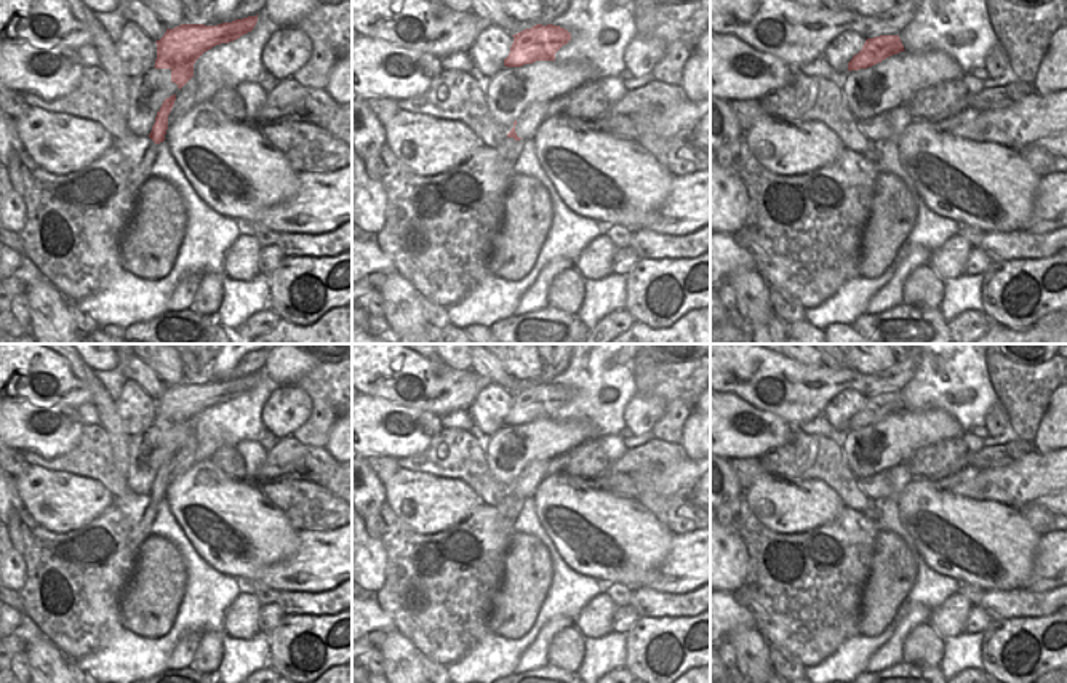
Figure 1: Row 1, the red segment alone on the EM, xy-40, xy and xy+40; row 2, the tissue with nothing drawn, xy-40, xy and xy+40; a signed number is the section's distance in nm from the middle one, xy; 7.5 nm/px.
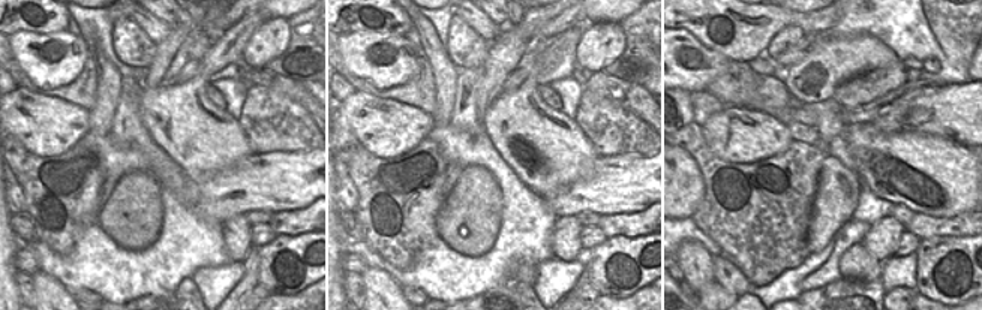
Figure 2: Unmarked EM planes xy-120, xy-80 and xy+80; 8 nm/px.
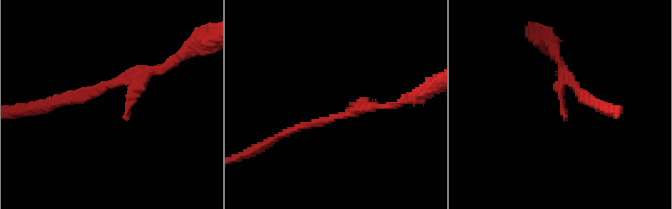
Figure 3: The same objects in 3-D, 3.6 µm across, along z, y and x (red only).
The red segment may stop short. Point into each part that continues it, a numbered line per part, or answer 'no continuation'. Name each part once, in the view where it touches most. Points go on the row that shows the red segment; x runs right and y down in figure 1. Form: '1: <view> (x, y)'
no continuation

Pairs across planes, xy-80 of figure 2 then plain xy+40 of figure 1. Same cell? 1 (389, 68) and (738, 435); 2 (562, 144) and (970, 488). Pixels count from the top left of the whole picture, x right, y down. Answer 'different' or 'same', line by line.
1: same
2: different

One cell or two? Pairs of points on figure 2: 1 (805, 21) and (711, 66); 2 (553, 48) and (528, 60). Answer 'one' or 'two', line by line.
1: two
2: two

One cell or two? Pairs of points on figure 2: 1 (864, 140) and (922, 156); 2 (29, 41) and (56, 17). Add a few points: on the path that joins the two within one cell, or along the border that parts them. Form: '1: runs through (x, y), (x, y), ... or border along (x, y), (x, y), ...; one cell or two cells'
1: runs through (879, 149), (889, 150), (898, 156), (907, 156); one cell
2: border along (66, 29), (15, 33); two cells

